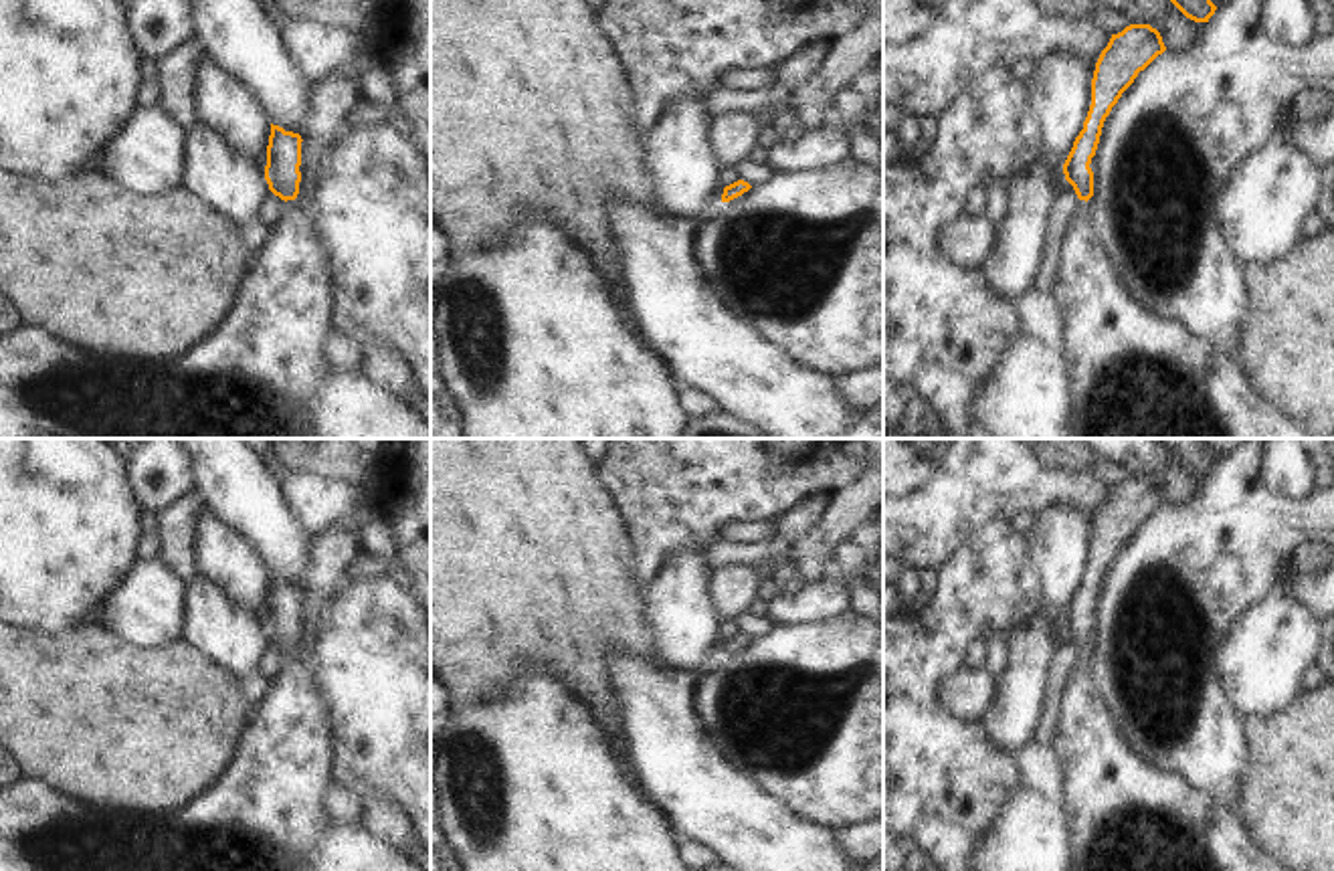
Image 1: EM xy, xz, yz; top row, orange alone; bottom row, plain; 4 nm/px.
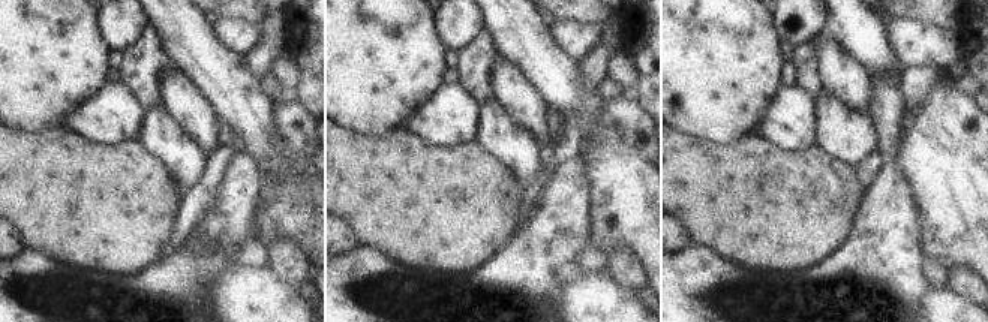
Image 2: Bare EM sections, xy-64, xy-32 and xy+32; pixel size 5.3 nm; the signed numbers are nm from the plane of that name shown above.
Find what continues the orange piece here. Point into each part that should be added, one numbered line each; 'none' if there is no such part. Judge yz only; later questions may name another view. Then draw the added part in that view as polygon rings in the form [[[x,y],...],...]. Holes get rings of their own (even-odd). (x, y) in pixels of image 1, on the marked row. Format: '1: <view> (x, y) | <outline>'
1: yz (1134, 374) | [[[1085,200],[1063,232],[1051,295],[1063,317],[1061,356],[1071,376],[1069,439],[1314,439],[1255,390],[1239,362],[1132,297],[1104,253]]]

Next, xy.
1: xy (251, 378) | [[[287,200],[222,323],[170,362],[85,354],[34,323],[18,323],[0,335],[0,439],[311,439],[305,408],[329,370],[325,342],[334,331],[331,311],[329,257],[309,214]]]

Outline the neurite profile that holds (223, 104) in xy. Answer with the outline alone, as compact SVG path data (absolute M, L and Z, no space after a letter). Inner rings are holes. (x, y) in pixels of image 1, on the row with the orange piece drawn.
M202 59L194 99L202 123L212 127L234 152L267 166L271 123L236 77Z

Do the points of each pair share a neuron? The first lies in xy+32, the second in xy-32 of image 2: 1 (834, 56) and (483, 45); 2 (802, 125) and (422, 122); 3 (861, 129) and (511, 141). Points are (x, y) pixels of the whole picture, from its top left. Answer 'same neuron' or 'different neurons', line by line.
1: different neurons
2: same neuron
3: same neuron

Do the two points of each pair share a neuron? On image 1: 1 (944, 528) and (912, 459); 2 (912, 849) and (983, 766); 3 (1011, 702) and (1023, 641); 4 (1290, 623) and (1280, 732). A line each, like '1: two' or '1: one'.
1: one
2: one
3: one
4: two

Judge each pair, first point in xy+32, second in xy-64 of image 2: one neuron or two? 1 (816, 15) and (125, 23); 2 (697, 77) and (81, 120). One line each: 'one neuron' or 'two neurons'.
1: one neuron
2: two neurons

